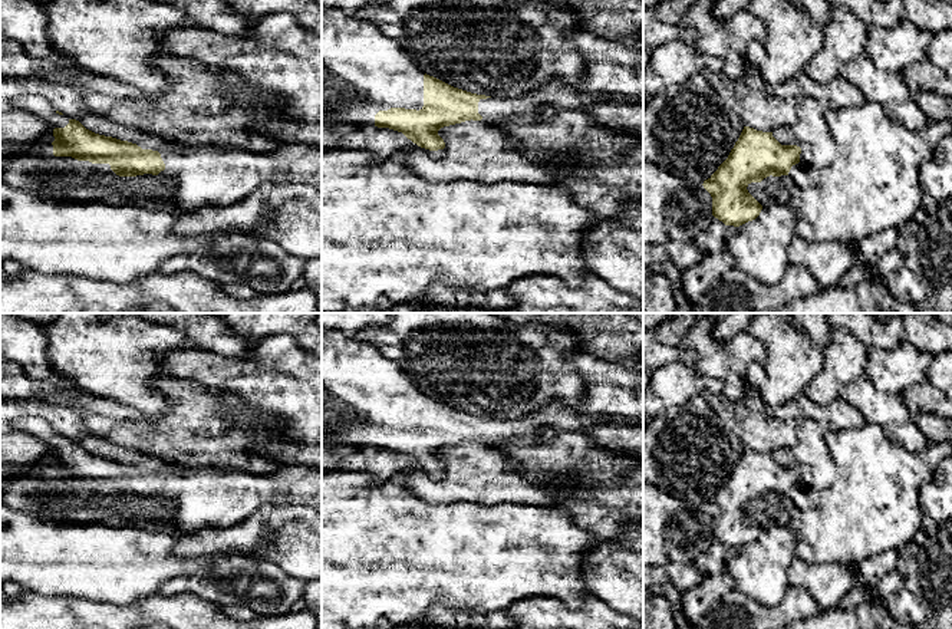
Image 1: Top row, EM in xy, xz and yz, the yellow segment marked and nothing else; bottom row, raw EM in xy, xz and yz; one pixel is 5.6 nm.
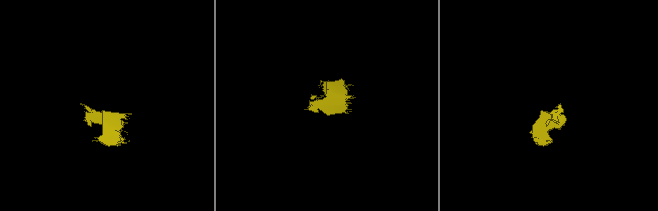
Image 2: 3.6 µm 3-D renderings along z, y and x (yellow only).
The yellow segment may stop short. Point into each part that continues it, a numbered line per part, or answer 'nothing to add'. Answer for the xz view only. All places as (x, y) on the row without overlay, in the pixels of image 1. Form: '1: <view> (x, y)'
1: xz (364, 392)
2: xz (563, 418)

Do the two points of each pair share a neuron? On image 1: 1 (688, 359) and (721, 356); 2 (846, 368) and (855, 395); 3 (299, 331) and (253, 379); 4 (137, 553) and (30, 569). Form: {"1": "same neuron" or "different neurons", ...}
{"1": "different neurons", "2": "different neurons", "3": "different neurons", "4": "same neuron"}

